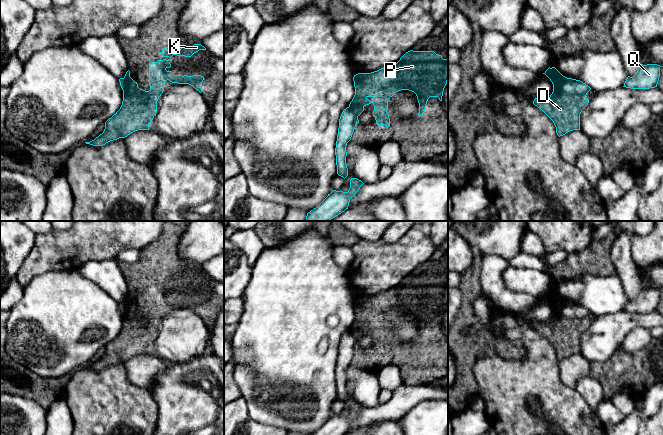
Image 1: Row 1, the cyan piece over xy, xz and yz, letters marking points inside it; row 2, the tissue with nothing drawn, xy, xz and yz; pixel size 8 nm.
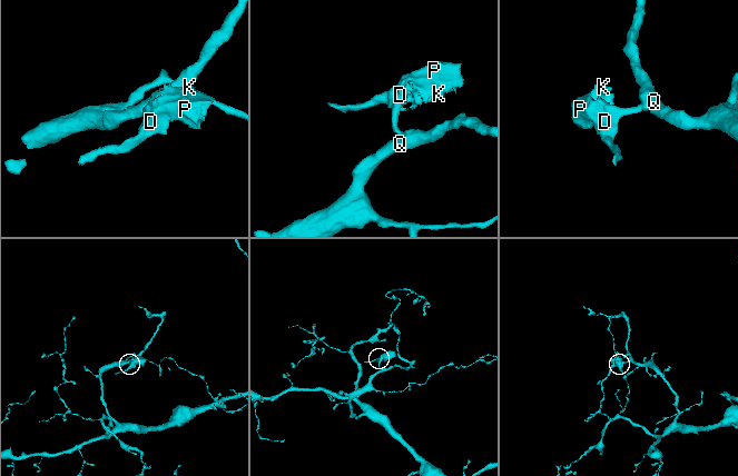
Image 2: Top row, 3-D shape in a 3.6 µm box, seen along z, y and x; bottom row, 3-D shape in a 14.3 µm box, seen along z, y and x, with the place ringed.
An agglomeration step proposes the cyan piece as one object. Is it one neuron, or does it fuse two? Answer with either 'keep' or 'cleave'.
cleave

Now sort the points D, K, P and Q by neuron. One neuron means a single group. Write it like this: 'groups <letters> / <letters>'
groups D K P / Q

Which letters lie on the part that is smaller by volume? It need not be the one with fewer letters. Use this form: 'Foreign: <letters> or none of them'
Foreign: D, K, P

